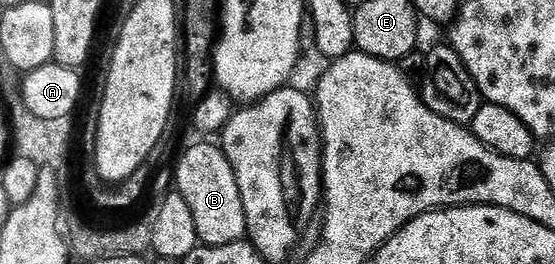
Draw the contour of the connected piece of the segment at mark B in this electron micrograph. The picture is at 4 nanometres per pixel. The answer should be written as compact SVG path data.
M217 144L194 145L178 161L173 170L176 192L192 207L192 219L196 219L196 231L202 245L227 245L246 237L244 199L240 199L240 187L232 171L232 163Z

